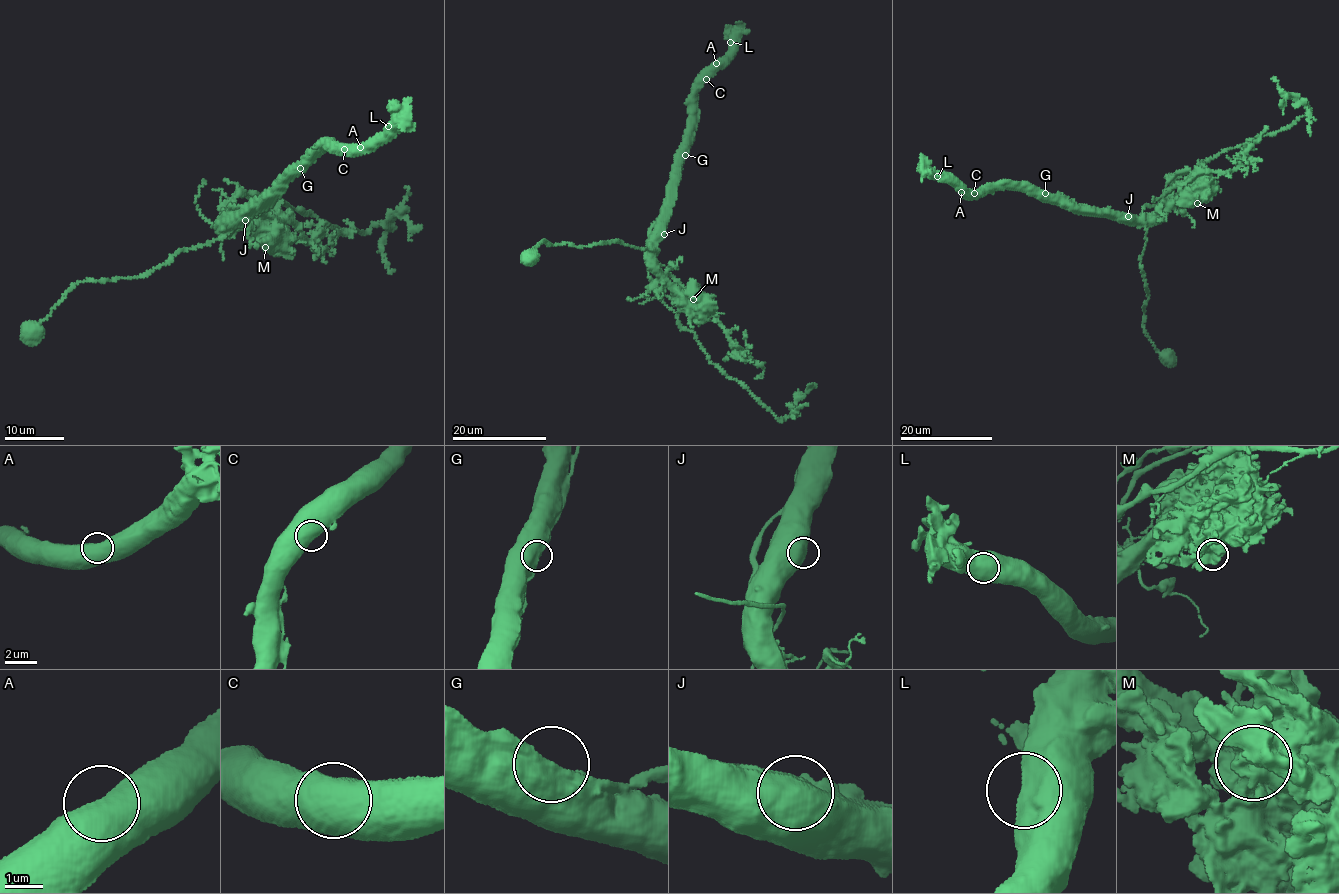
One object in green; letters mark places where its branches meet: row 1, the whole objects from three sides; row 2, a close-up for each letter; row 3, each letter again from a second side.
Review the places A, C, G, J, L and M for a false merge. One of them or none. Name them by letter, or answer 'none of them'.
G

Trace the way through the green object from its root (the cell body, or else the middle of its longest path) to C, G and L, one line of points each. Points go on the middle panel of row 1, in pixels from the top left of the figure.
C: (529, 258), (544, 241), (587, 247), (619, 241), (654, 249), (676, 155), (688, 130), (696, 91), (706, 79)
G: (529, 258), (544, 241), (587, 247), (619, 241), (654, 249), (654, 232), (665, 215), (672, 168), (685, 154)
L: (529, 258), (544, 241), (654, 249), (695, 93), (729, 53), (730, 42)

